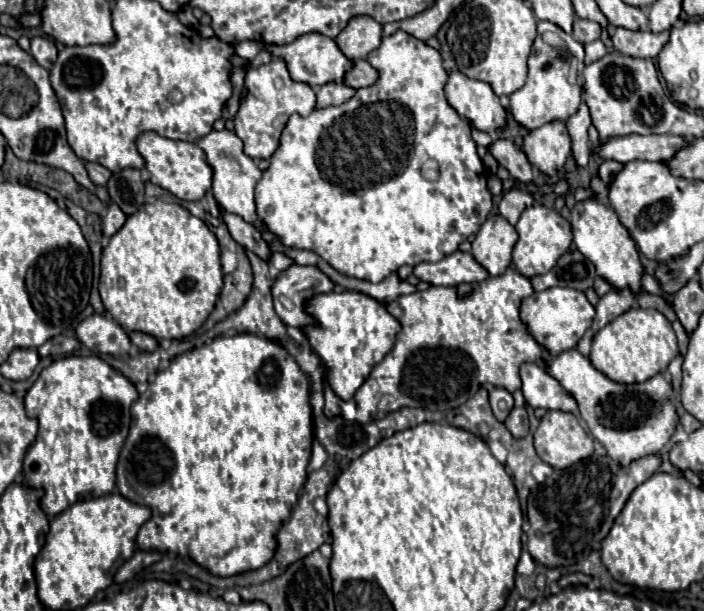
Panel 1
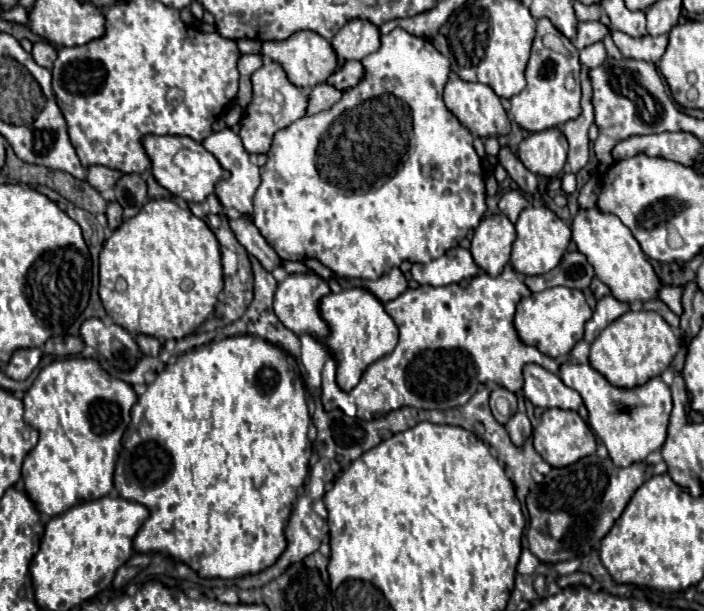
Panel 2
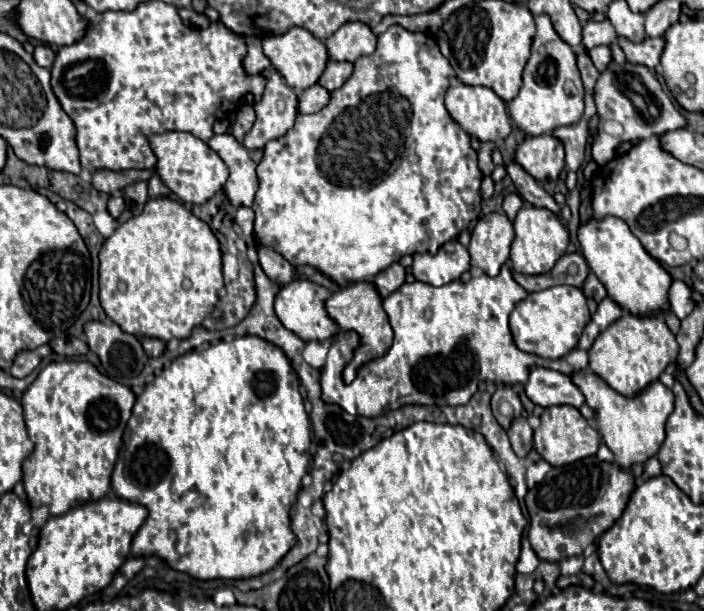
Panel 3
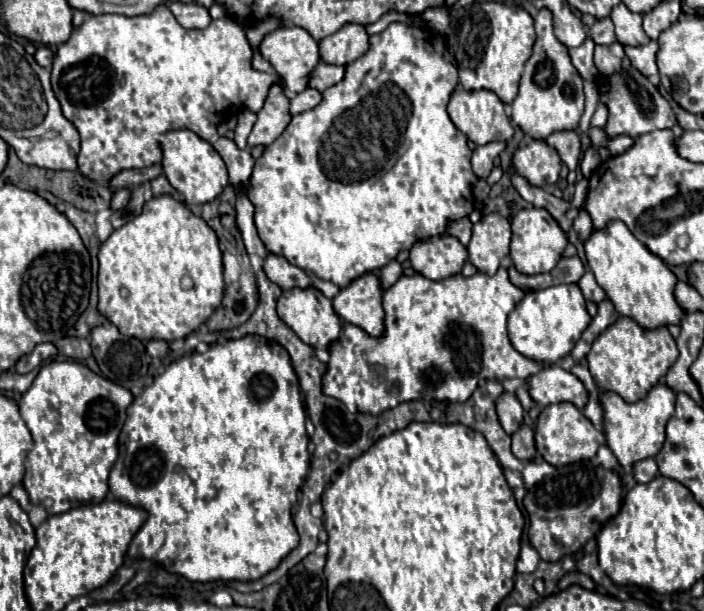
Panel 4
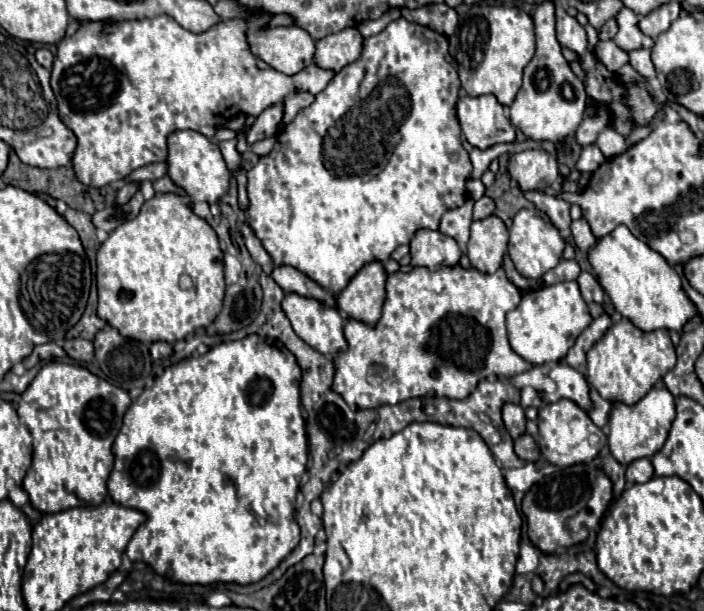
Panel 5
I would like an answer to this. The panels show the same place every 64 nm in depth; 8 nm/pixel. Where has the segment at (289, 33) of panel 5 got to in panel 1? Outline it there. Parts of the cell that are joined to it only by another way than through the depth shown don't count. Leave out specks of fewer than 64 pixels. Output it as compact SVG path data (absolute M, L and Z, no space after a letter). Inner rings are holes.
M316 32L302 34L294 42L284 44L284 46L266 44L266 50L272 56L282 58L286 62L288 72L290 72L290 76L292 76L294 82L304 82L304 84L308 84L312 88L318 88L318 86L328 84L328 82L340 82L340 76L344 76L344 72L348 68L352 68L352 62L340 52L338 44L332 38L322 36L322 34L316 34Z

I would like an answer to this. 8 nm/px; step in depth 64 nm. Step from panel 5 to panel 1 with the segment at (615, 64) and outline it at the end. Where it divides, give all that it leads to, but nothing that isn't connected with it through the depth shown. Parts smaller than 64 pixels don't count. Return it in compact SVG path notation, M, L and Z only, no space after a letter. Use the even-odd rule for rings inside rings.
M594 40L594 42L590 42L590 44L584 46L584 52L586 52L584 62L586 62L586 64L592 64L592 62L600 60L608 50L606 50L606 46L602 44L602 40Z

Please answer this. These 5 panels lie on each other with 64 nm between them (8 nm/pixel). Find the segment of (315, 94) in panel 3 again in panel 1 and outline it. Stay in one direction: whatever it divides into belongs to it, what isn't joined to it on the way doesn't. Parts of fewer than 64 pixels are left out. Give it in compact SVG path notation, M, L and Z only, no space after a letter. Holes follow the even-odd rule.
M328 82L316 90L316 108L328 108L328 106L342 104L344 100L352 98L352 92L356 90L340 82Z

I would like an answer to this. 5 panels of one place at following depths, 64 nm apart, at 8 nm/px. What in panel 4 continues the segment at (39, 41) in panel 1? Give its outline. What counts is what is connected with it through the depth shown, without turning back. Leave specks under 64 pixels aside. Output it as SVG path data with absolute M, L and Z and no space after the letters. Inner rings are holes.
M40 46L38 50L36 50L36 62L42 66L42 68L46 68L46 70L50 70L52 68L52 52L46 48L46 46Z

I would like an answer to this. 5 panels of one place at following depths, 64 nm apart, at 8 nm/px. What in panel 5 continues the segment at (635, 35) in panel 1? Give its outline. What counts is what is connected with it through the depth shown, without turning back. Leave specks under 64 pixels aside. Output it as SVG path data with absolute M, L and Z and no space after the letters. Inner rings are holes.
M642 48L642 50L634 50L630 52L630 66L644 78L654 78L654 64L650 60L650 50Z

